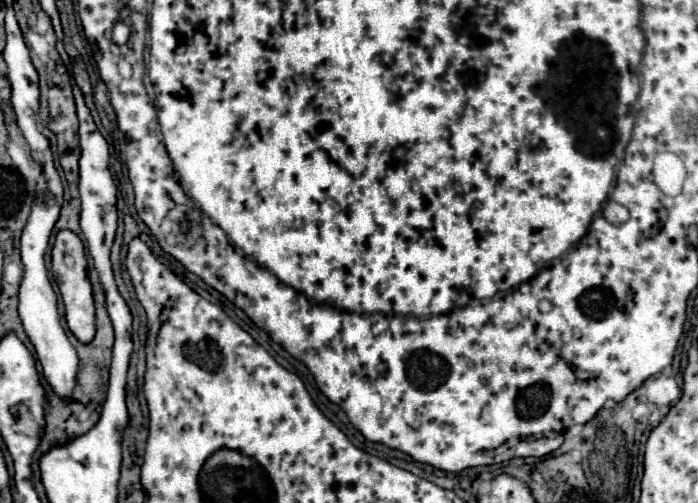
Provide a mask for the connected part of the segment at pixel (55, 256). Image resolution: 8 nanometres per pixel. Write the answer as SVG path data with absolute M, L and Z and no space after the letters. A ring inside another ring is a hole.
M60 230L54 240L52 248L52 274L58 284L58 290L64 300L66 308L66 322L72 334L80 342L90 342L96 334L94 328L94 300L92 300L92 286L86 274L86 256L84 256L84 244L72 230ZM84 260L84 262L82 262Z

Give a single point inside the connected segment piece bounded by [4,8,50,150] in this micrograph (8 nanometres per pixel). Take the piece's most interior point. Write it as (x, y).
(22, 75)

